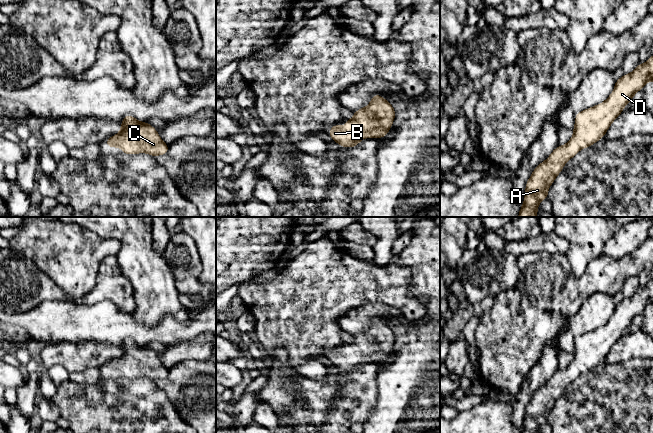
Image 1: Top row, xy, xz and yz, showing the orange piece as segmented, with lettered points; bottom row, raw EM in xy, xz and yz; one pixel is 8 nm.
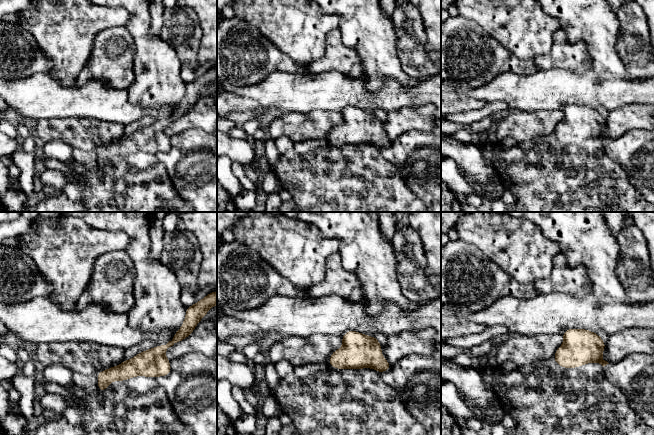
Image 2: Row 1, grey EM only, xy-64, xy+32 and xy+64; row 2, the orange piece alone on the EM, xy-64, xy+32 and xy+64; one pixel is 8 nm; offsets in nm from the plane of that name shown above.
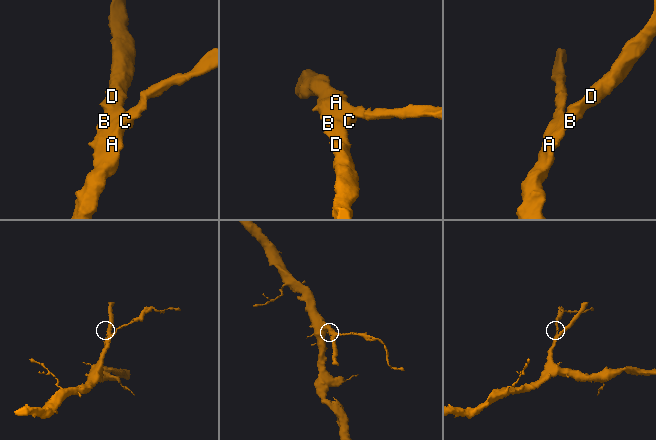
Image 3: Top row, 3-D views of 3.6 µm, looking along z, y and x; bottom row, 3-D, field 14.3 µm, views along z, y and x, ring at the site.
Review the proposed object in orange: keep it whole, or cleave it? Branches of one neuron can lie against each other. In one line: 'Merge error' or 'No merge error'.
No merge error

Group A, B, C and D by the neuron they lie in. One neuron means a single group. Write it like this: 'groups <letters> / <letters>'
groups A B C D

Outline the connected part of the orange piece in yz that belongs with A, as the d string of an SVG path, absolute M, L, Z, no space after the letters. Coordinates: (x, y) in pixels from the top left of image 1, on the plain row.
M653 279L649 281L645 288L639 287L630 298L624 298L616 304L613 316L604 326L579 335L575 339L572 362L563 370L557 369L550 380L534 392L526 406L524 427L520 433L538 433L539 427L547 423L549 411L563 394L566 386L573 382L581 373L590 371L602 363L613 345L623 336L623 332L633 324L633 320L637 315L644 314L644 310L648 305L653 305Z

